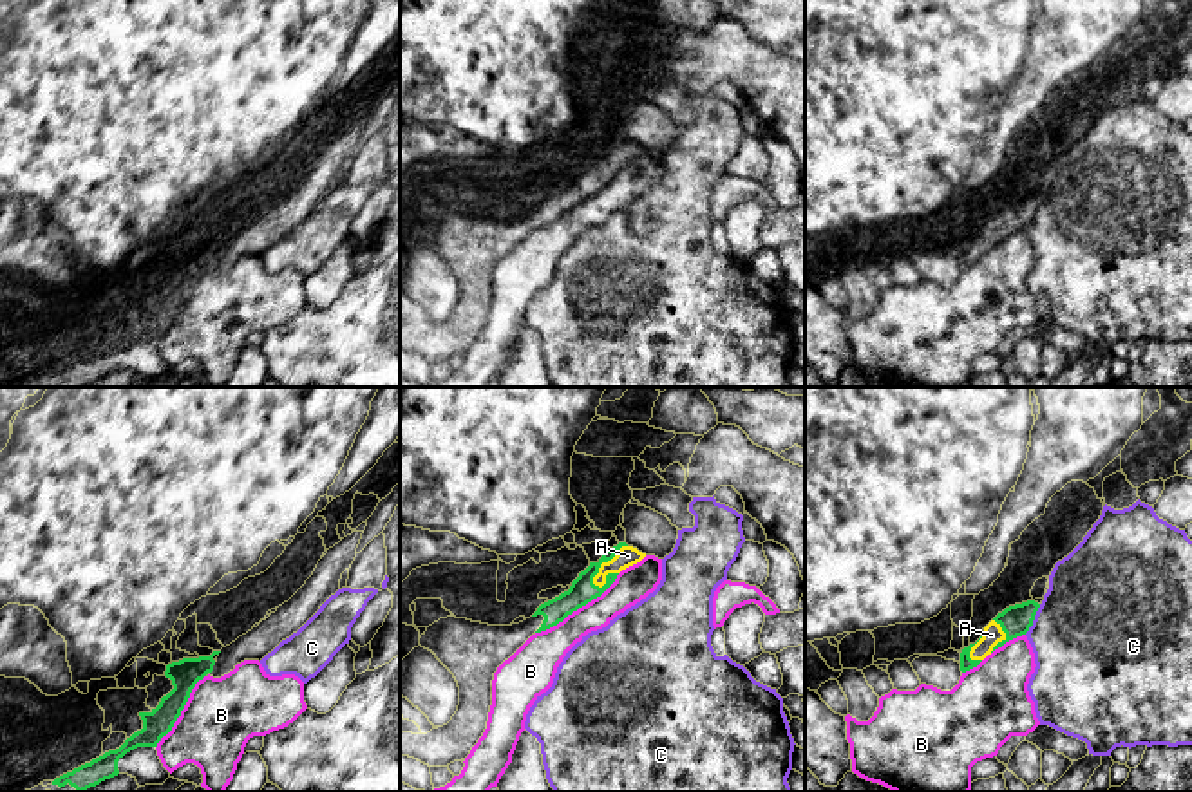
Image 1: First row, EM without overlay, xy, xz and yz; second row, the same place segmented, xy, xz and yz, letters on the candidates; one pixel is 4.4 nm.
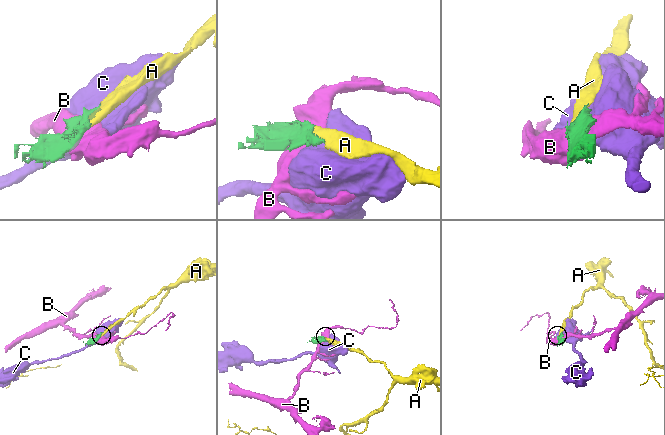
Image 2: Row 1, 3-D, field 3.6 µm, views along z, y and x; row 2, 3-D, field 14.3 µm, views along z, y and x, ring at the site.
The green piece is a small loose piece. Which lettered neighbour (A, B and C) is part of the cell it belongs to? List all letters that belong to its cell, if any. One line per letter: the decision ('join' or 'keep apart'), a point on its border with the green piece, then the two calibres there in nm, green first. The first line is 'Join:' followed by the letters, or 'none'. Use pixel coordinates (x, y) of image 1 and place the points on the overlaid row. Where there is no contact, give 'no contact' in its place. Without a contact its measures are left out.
Join: A
A: join | xz (603, 561) | 120/90 nm
B: keep apart | xz (577, 608) | 120/180 nm
C: keep apart | yz (1033, 619) | 140/500 nm

